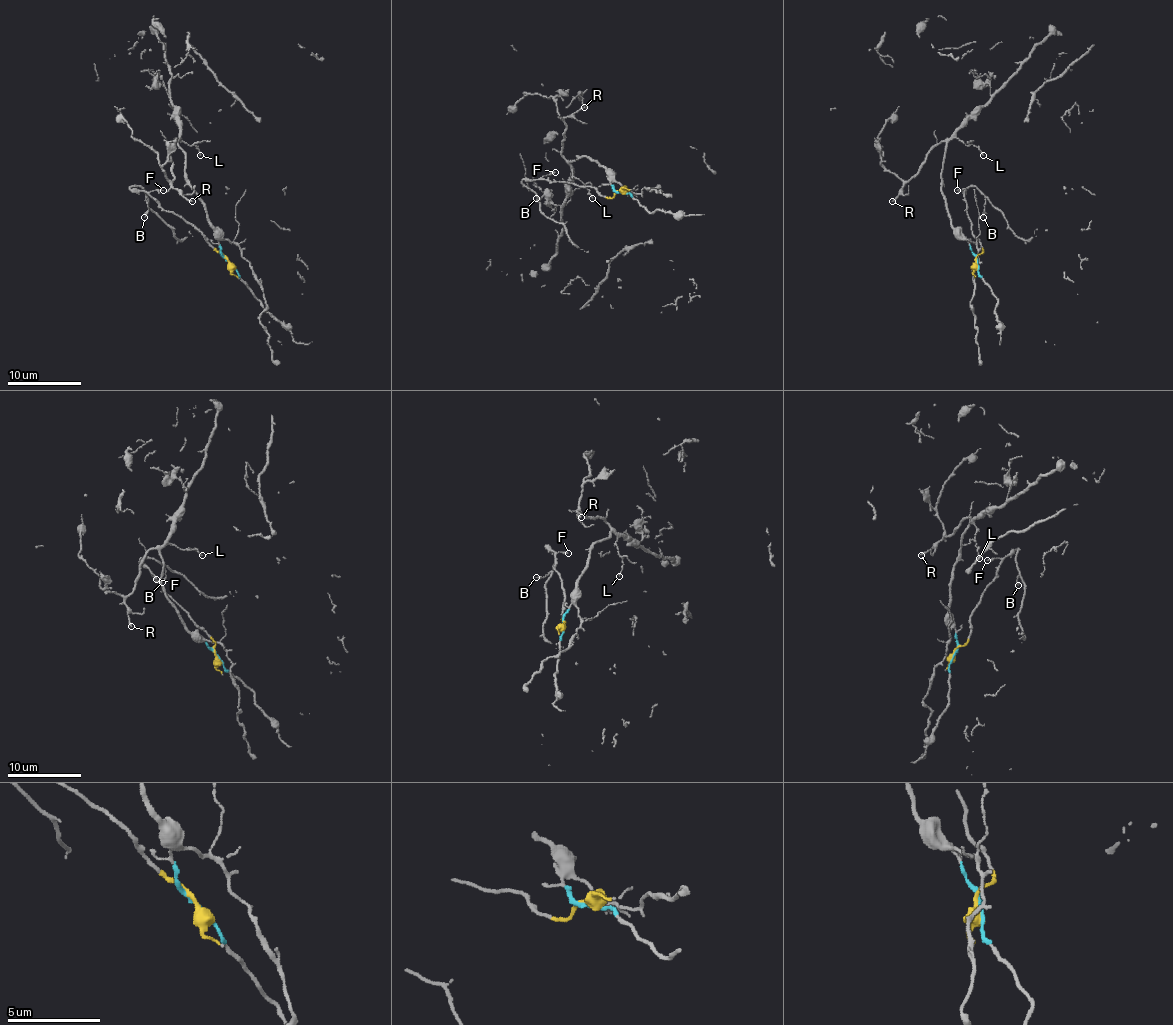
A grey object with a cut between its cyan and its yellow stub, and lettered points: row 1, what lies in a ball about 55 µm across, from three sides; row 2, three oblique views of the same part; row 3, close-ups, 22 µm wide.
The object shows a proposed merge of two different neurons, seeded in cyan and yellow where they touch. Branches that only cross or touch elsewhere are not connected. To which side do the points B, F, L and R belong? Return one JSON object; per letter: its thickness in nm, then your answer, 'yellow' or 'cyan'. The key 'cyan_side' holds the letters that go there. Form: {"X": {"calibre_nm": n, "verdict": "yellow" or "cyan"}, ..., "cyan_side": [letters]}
{"B": {"calibre_nm": 130, "verdict": "yellow"}, "F": {"calibre_nm": 110, "verdict": "yellow"}, "L": {"calibre_nm": 110, "verdict": "cyan"}, "R": {"calibre_nm": 150, "verdict": "cyan"}, "cyan_side": ["L", "R"]}

